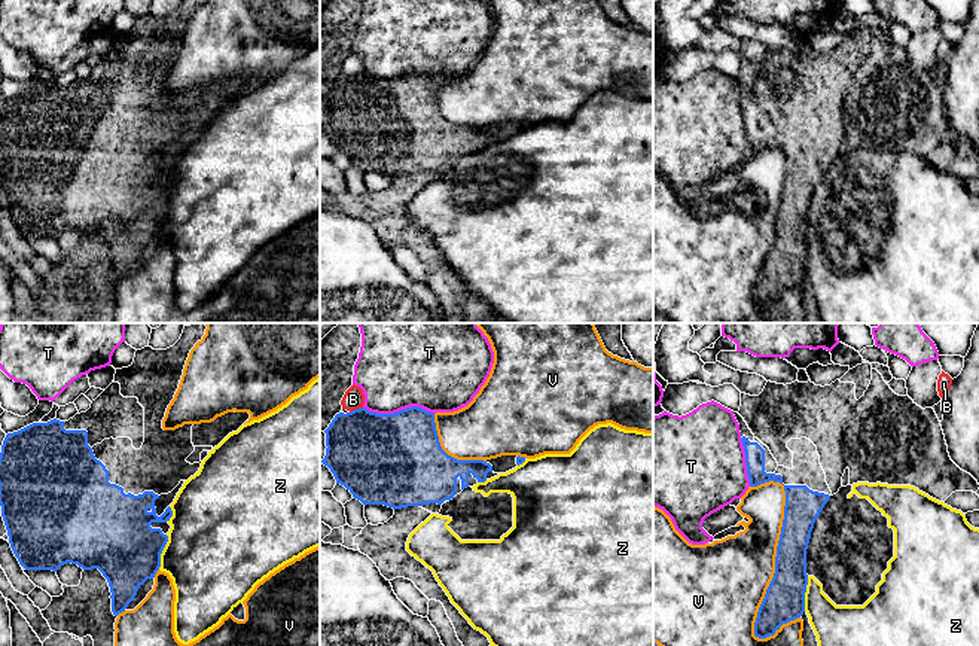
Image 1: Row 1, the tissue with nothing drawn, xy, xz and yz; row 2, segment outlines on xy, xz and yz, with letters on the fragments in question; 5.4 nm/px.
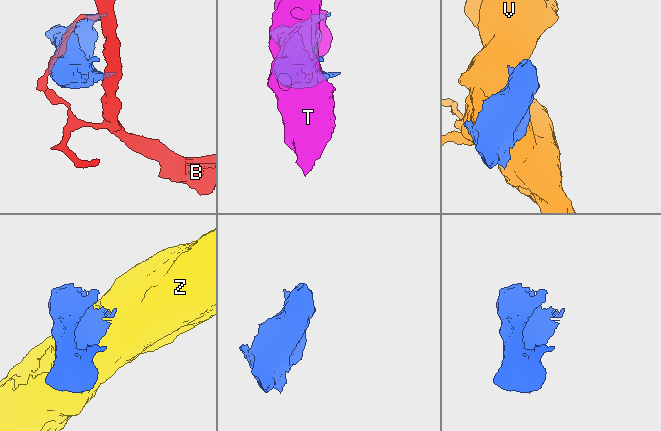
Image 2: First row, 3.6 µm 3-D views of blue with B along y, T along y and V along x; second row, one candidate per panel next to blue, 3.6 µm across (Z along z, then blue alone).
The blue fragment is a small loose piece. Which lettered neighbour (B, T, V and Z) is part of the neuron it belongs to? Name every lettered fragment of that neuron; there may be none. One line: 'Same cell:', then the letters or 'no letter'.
Same cell: no letter

